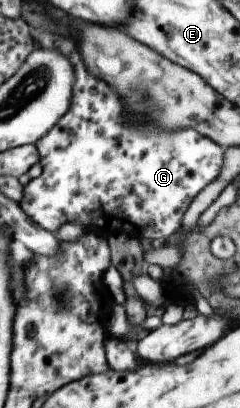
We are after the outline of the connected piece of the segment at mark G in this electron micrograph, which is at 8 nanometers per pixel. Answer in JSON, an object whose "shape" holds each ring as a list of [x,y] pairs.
{"shape":[[[36,29],[34,46],[58,49],[60,55],[68,57],[74,69],[74,83],[68,111],[35,143],[41,172],[23,187],[18,207],[30,221],[53,234],[60,225],[76,221],[84,227],[85,233],[105,240],[110,235],[125,233],[138,240],[169,241],[173,233],[185,224],[182,215],[190,201],[220,173],[224,150],[194,129],[138,129],[136,125],[124,121],[118,93],[110,85],[100,81],[100,78],[88,73],[72,37],[58,35],[56,31]]]}

